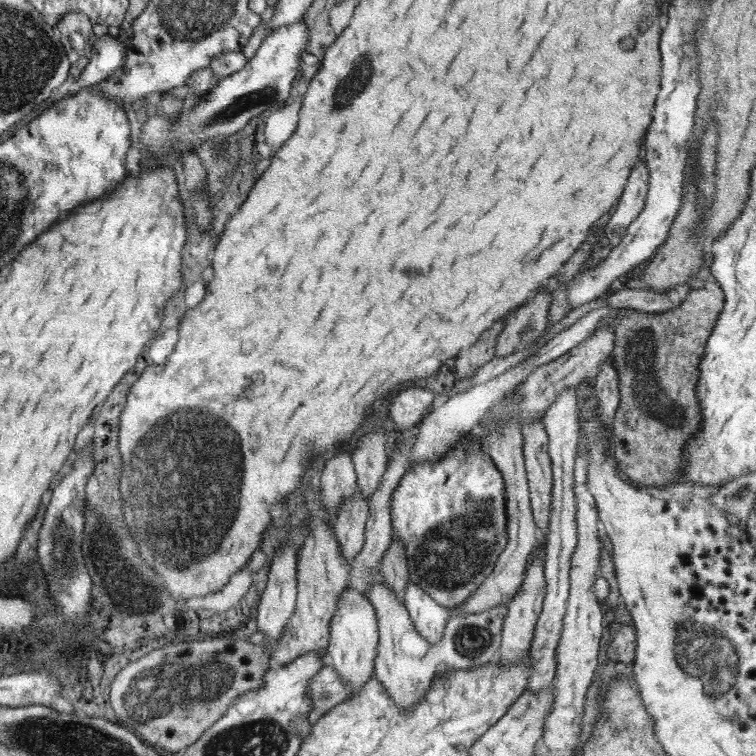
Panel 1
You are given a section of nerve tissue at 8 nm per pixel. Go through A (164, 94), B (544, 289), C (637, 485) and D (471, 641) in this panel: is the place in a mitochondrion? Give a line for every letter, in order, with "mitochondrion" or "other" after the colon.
A: other
B: other
C: other
D: mitochondrion

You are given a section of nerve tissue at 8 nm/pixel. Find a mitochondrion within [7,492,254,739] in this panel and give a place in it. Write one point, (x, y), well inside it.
(148, 696)

